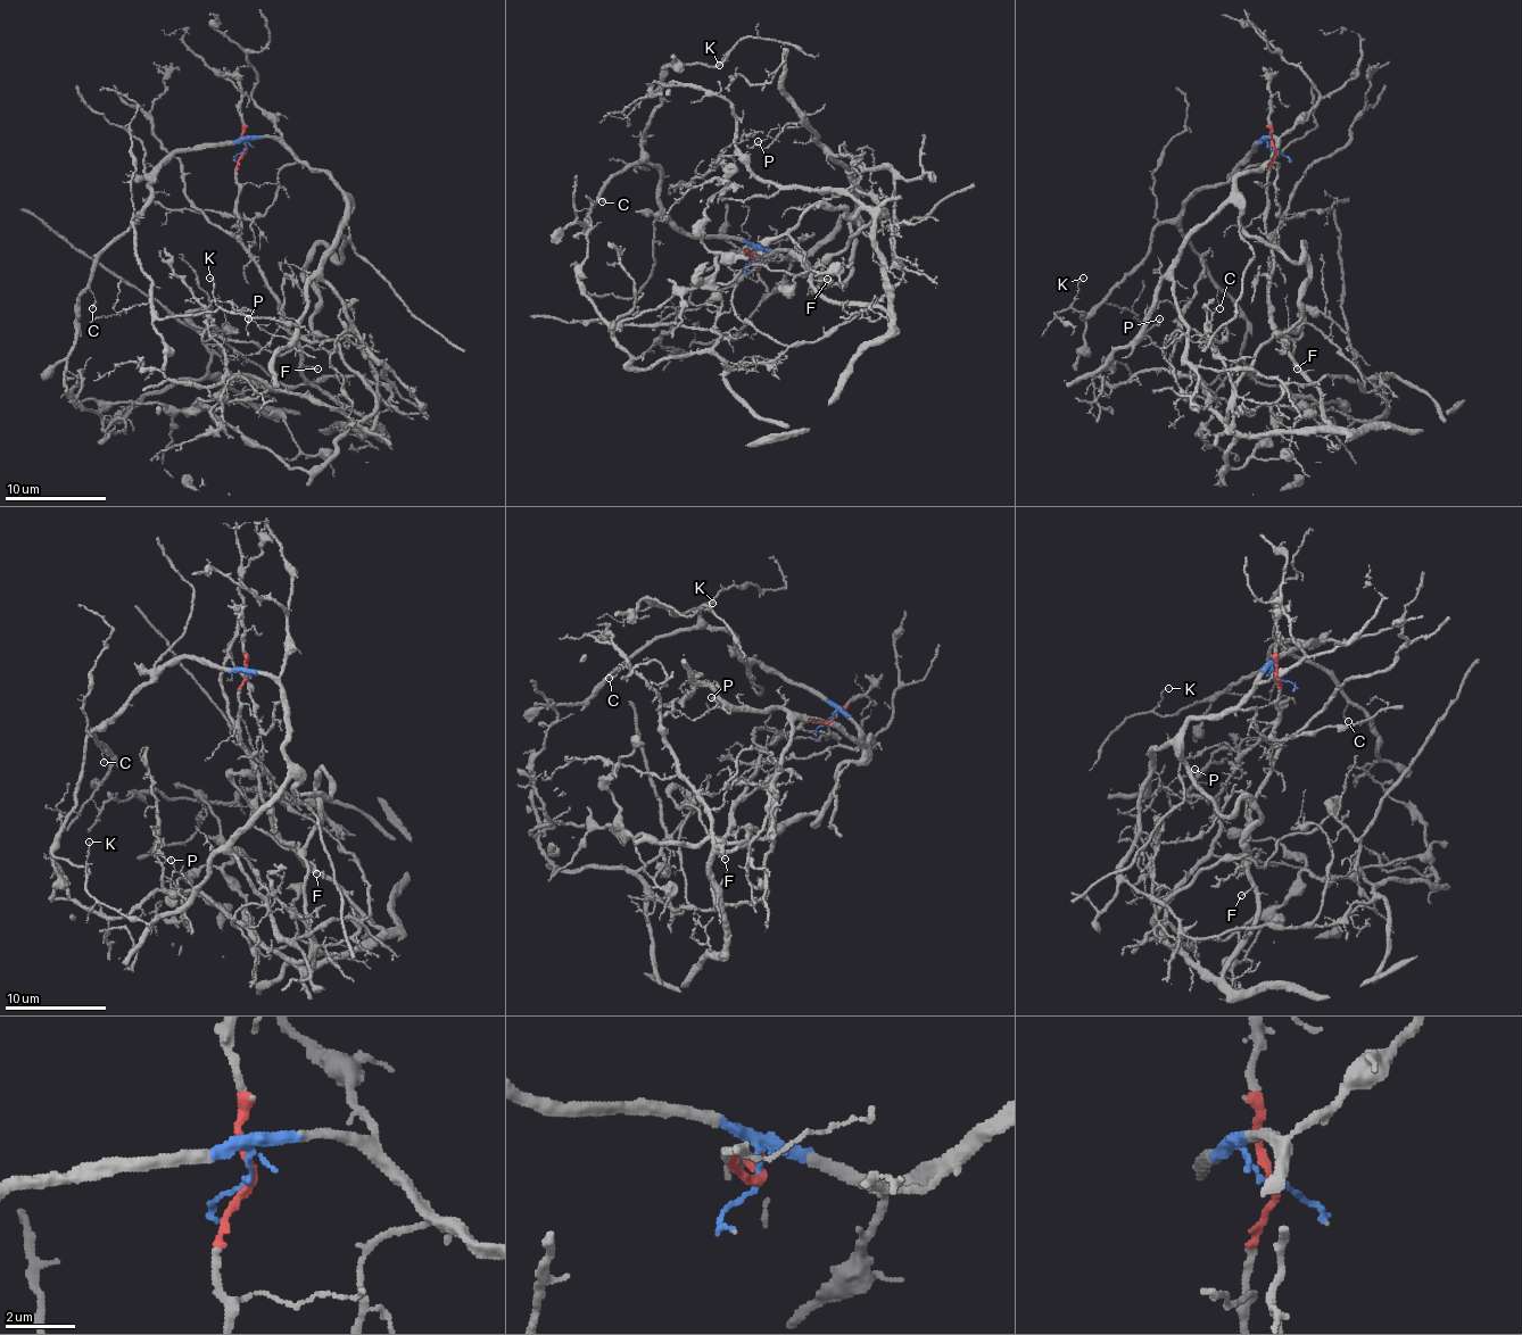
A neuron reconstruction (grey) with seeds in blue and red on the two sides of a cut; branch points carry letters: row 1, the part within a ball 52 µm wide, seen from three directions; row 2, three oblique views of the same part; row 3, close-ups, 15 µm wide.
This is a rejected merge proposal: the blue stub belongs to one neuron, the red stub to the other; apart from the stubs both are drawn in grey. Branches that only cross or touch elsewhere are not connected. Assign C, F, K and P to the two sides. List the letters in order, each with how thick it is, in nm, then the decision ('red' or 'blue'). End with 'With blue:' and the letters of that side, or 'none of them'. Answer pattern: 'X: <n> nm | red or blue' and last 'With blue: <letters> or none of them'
C: 110 nm | blue
F: 120 nm | red
K: 80 nm | blue
P: 80 nm | blue
With blue: C, K, P

